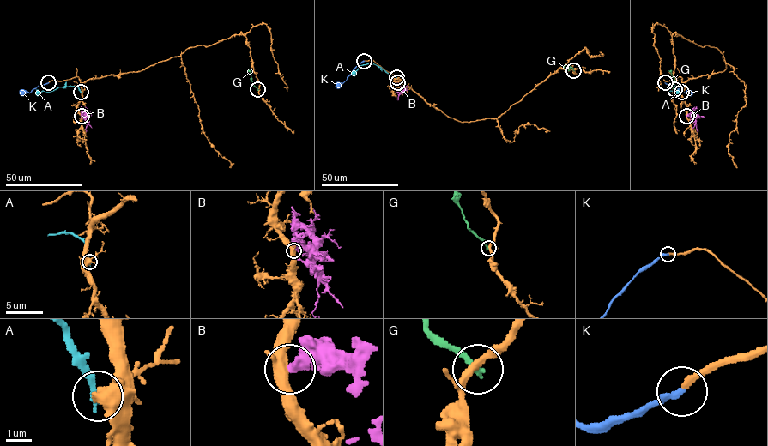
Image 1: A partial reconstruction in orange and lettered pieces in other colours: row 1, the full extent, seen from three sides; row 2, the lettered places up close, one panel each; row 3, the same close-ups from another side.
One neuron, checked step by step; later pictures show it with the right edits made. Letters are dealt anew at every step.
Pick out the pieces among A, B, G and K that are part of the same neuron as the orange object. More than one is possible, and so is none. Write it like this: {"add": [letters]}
{"add": ["K"]}

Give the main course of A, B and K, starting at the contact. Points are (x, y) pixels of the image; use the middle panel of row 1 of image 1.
A: (396, 77), (374, 63), (362, 64), (352, 75)
B: (396, 82), (402, 93)
K: (364, 61), (338, 84)

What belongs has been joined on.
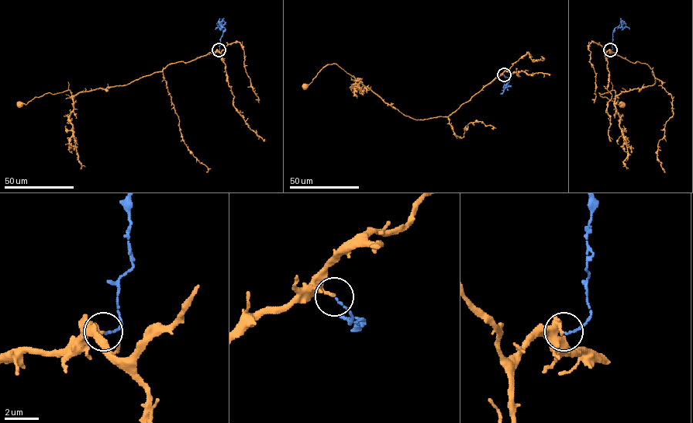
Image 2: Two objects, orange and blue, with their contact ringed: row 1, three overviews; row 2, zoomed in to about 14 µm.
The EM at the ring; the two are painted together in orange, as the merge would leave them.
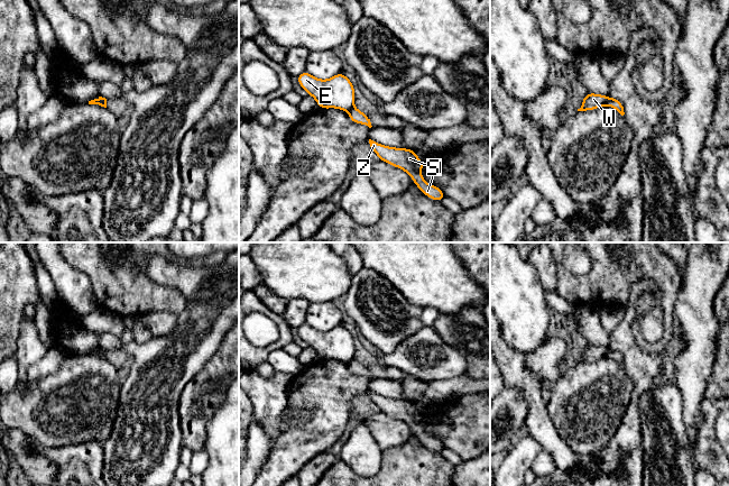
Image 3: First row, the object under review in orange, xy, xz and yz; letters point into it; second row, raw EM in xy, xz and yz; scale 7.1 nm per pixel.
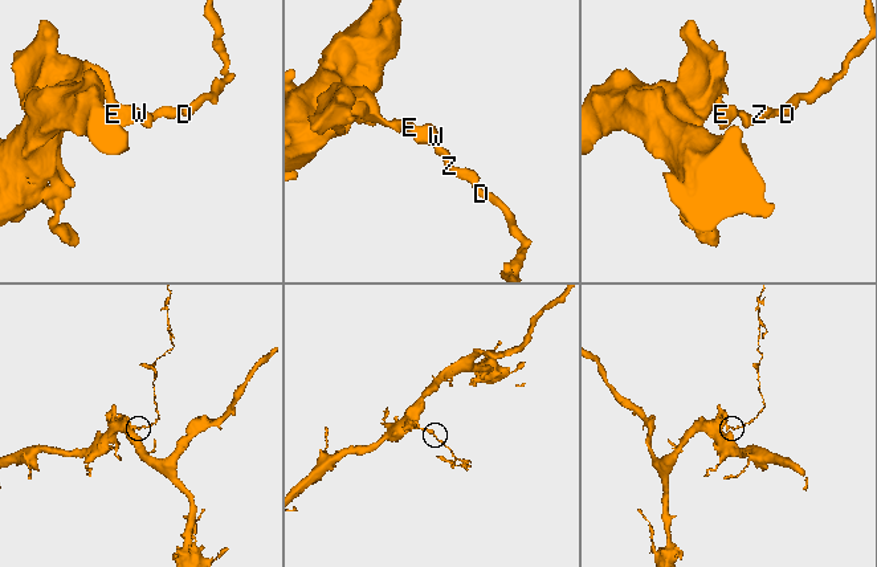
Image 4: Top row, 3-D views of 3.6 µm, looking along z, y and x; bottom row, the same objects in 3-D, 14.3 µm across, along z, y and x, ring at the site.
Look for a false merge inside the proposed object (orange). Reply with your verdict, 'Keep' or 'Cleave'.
Cleave

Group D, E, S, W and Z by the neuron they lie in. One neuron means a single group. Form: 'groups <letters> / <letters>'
groups D S Z / E W

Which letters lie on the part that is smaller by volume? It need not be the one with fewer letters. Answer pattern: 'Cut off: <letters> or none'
Cut off: D, S, Z

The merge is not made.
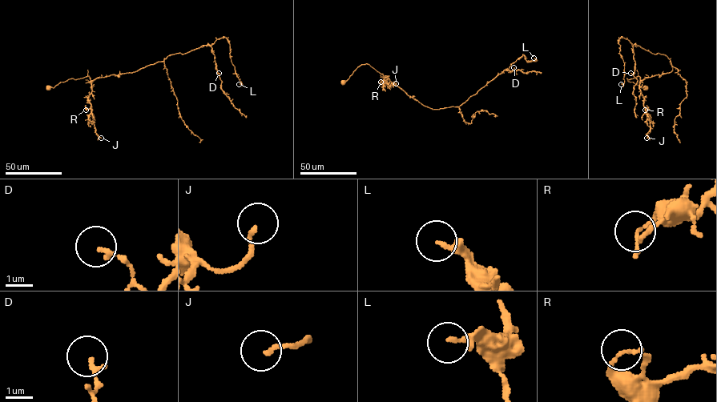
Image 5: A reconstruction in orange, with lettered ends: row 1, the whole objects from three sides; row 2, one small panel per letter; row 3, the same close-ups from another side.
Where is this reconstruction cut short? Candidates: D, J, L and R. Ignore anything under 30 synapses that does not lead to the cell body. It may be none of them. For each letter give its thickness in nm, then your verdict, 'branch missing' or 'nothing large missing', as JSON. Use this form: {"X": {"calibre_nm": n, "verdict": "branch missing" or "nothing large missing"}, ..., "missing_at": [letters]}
{"D": {"calibre_nm": 170, "verdict": "nothing large missing"}, "J": {"calibre_nm": 140, "verdict": "nothing large missing"}, "L": {"calibre_nm": 220, "verdict": "nothing large missing"}, "R": {"calibre_nm": 160, "verdict": "nothing large missing"}, "missing_at": []}

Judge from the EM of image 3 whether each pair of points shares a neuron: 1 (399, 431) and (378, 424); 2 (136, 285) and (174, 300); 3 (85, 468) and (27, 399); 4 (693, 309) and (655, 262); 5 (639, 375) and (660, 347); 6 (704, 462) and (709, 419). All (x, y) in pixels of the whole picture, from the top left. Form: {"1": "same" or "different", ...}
{"1": "same", "2": "same", "3": "different", "4": "different", "5": "different", "6": "same"}

